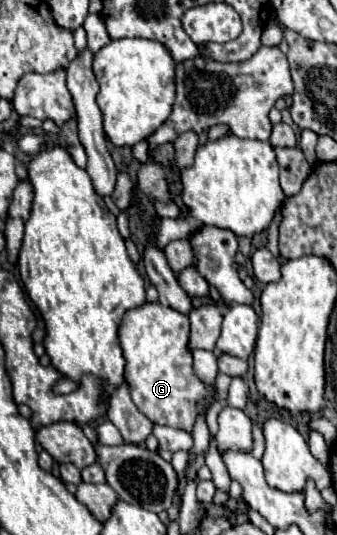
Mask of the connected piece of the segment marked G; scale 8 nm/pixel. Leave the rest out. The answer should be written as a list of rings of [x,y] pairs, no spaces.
[[[144,303],[126,311],[120,325],[120,345],[126,359],[126,381],[130,385],[136,407],[158,425],[170,425],[192,431],[196,419],[196,403],[212,395],[210,389],[194,375],[192,355],[188,353],[188,317],[160,303]]]

